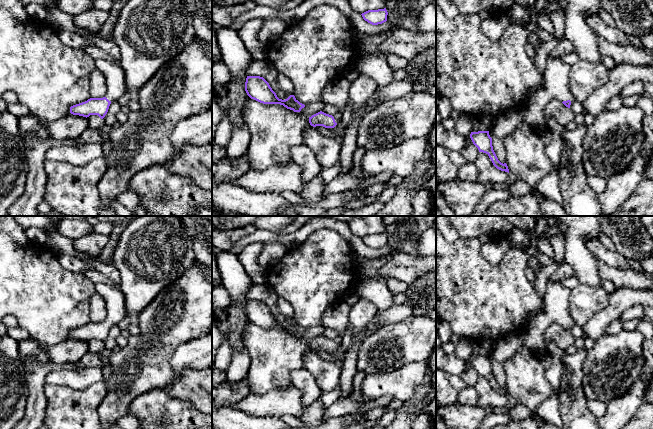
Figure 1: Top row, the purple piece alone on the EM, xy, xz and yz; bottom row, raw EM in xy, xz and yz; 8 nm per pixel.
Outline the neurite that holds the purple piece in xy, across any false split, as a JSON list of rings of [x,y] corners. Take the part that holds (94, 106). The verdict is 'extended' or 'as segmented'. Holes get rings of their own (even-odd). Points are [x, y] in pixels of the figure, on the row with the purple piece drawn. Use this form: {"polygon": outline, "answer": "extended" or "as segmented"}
{"polygon": [[[95,60],[96,68],[105,76],[107,93],[103,98],[90,98],[85,102],[70,107],[70,113],[83,117],[98,115],[101,119],[105,117],[109,106],[127,91],[125,71],[120,64],[105,60]]], "answer": "extended"}

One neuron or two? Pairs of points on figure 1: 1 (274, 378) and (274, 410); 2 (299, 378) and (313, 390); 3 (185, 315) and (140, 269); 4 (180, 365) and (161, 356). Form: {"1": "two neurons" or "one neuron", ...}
{"1": "two neurons", "2": "one neuron", "3": "two neurons", "4": "two neurons"}

